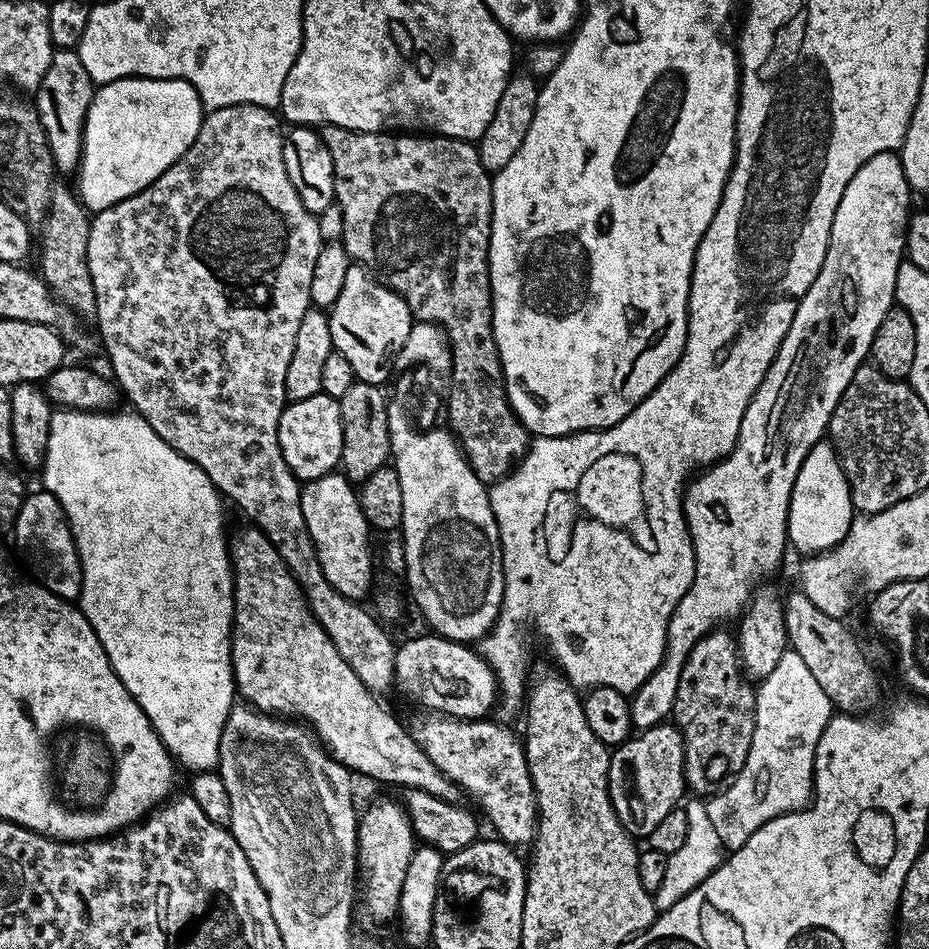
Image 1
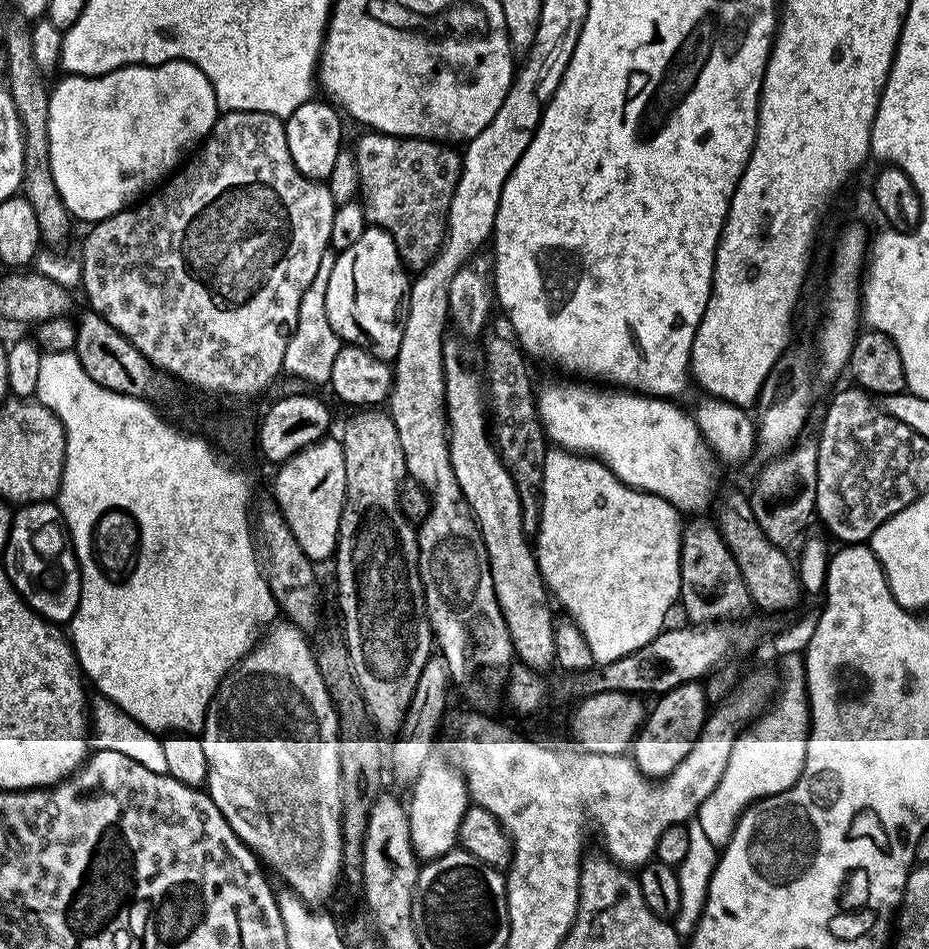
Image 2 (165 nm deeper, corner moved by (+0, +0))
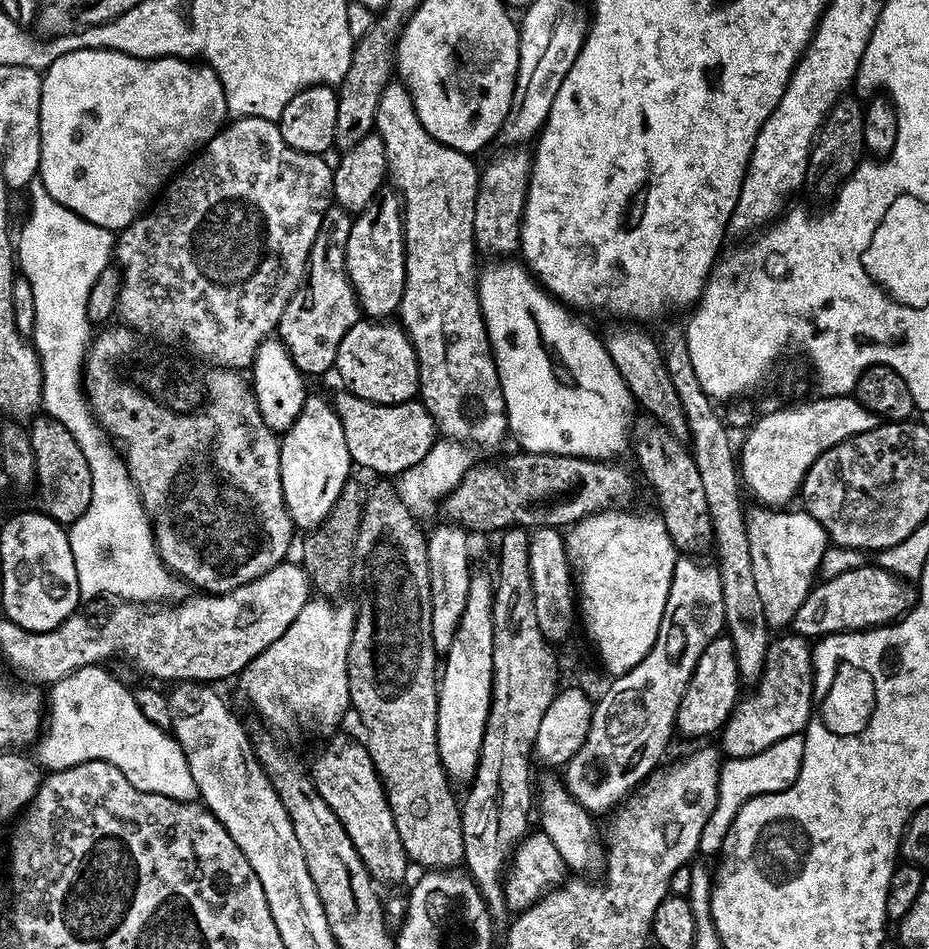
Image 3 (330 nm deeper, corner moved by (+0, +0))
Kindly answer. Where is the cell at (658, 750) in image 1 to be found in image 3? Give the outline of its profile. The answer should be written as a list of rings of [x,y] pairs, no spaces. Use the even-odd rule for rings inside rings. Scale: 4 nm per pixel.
[[[726,634],[712,639],[695,666],[694,674],[687,684],[686,694],[679,703],[676,715],[677,733],[690,738],[706,736],[714,731],[721,731],[729,714],[736,707],[742,687],[742,679],[737,669],[737,660],[733,642]]]

